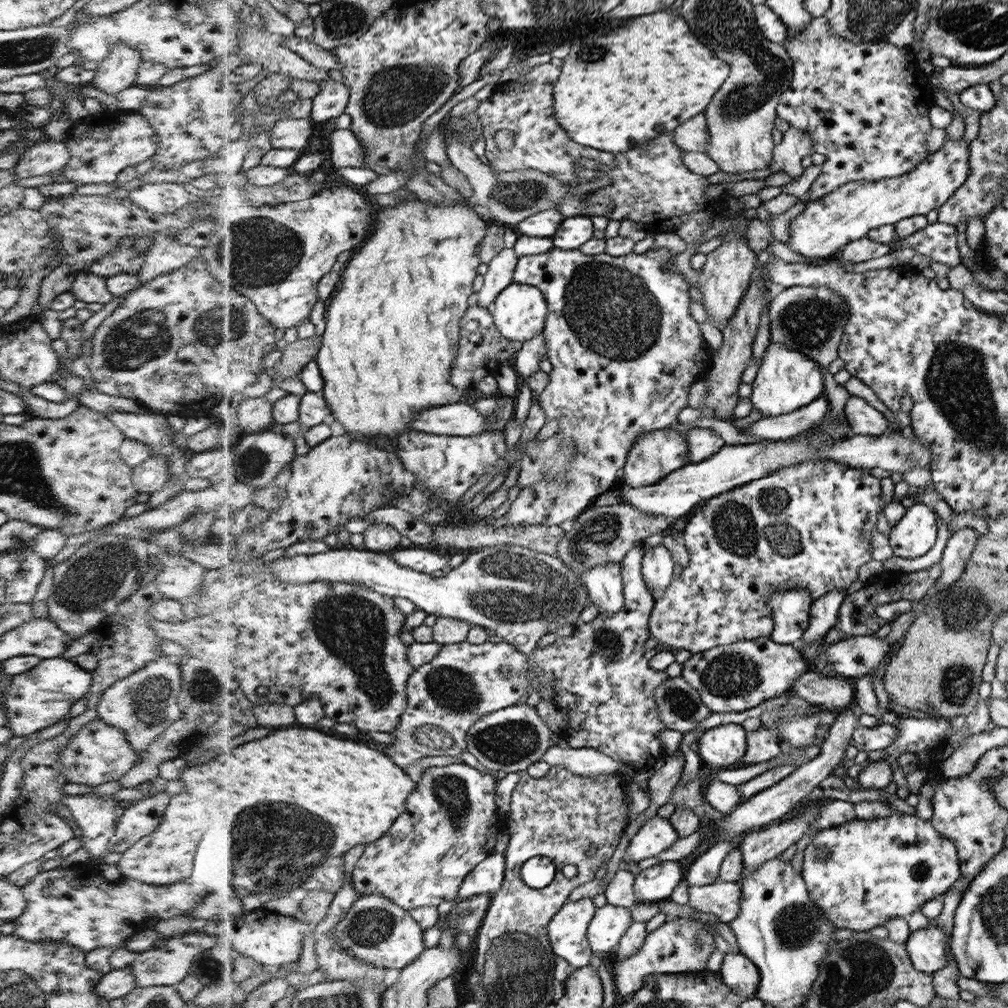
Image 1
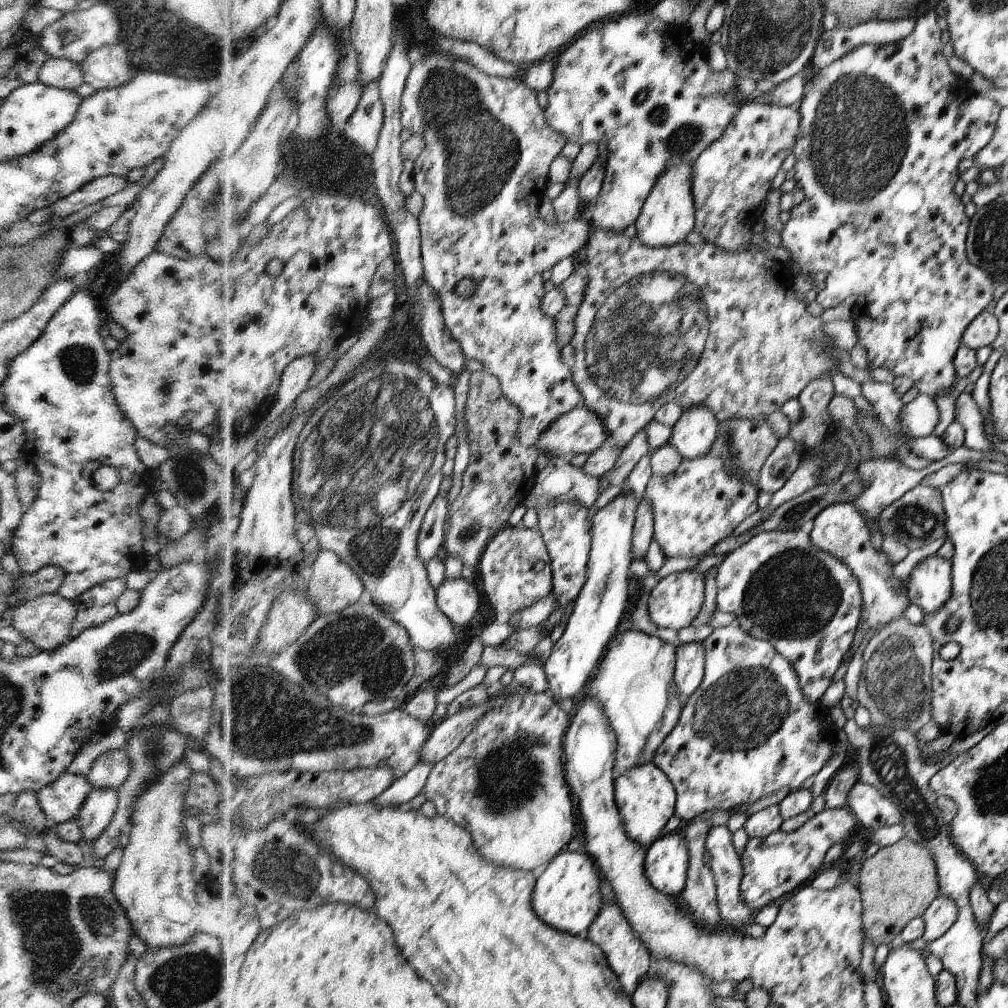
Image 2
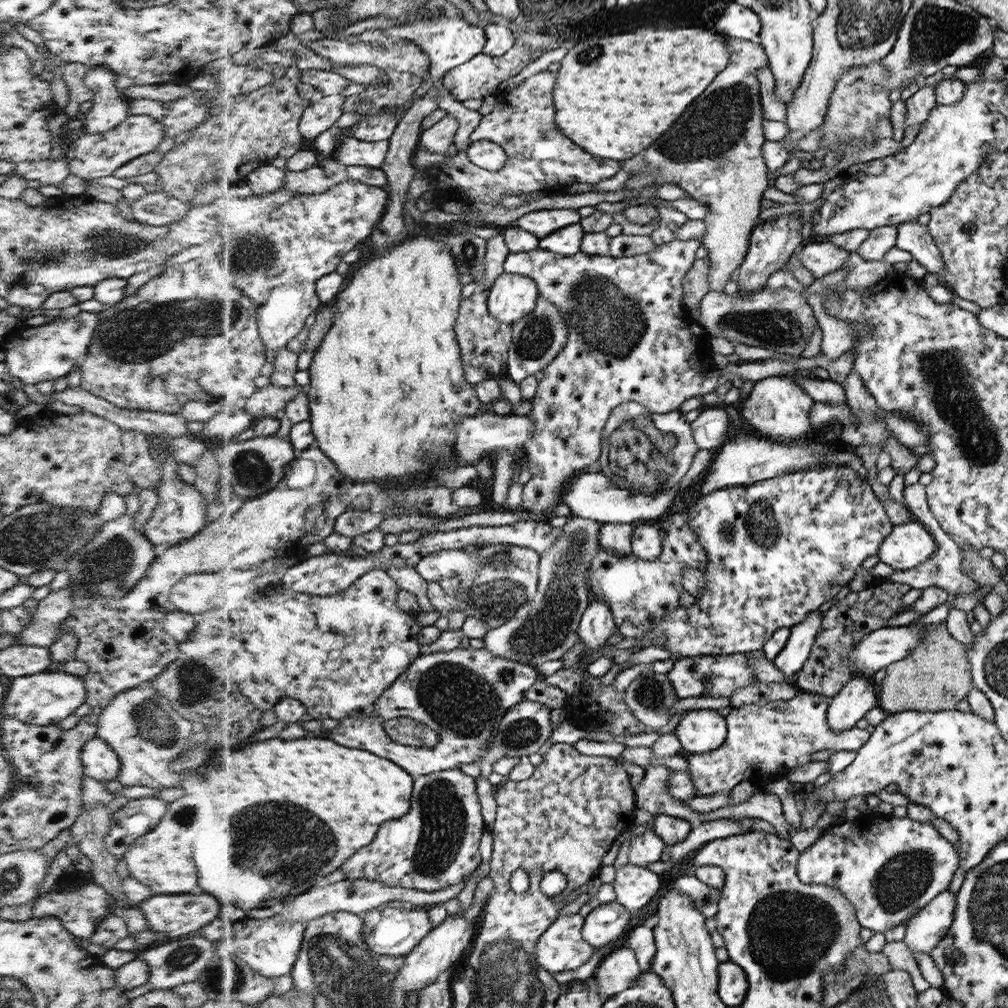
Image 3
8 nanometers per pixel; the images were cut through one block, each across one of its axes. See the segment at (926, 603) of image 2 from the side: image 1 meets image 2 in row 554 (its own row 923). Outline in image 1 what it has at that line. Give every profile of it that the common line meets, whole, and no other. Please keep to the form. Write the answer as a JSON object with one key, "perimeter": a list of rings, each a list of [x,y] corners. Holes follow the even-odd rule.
{"perimeter":[[[932,923],[911,932],[905,949],[915,970],[933,975],[948,964],[948,942],[947,932],[938,923]]]}

